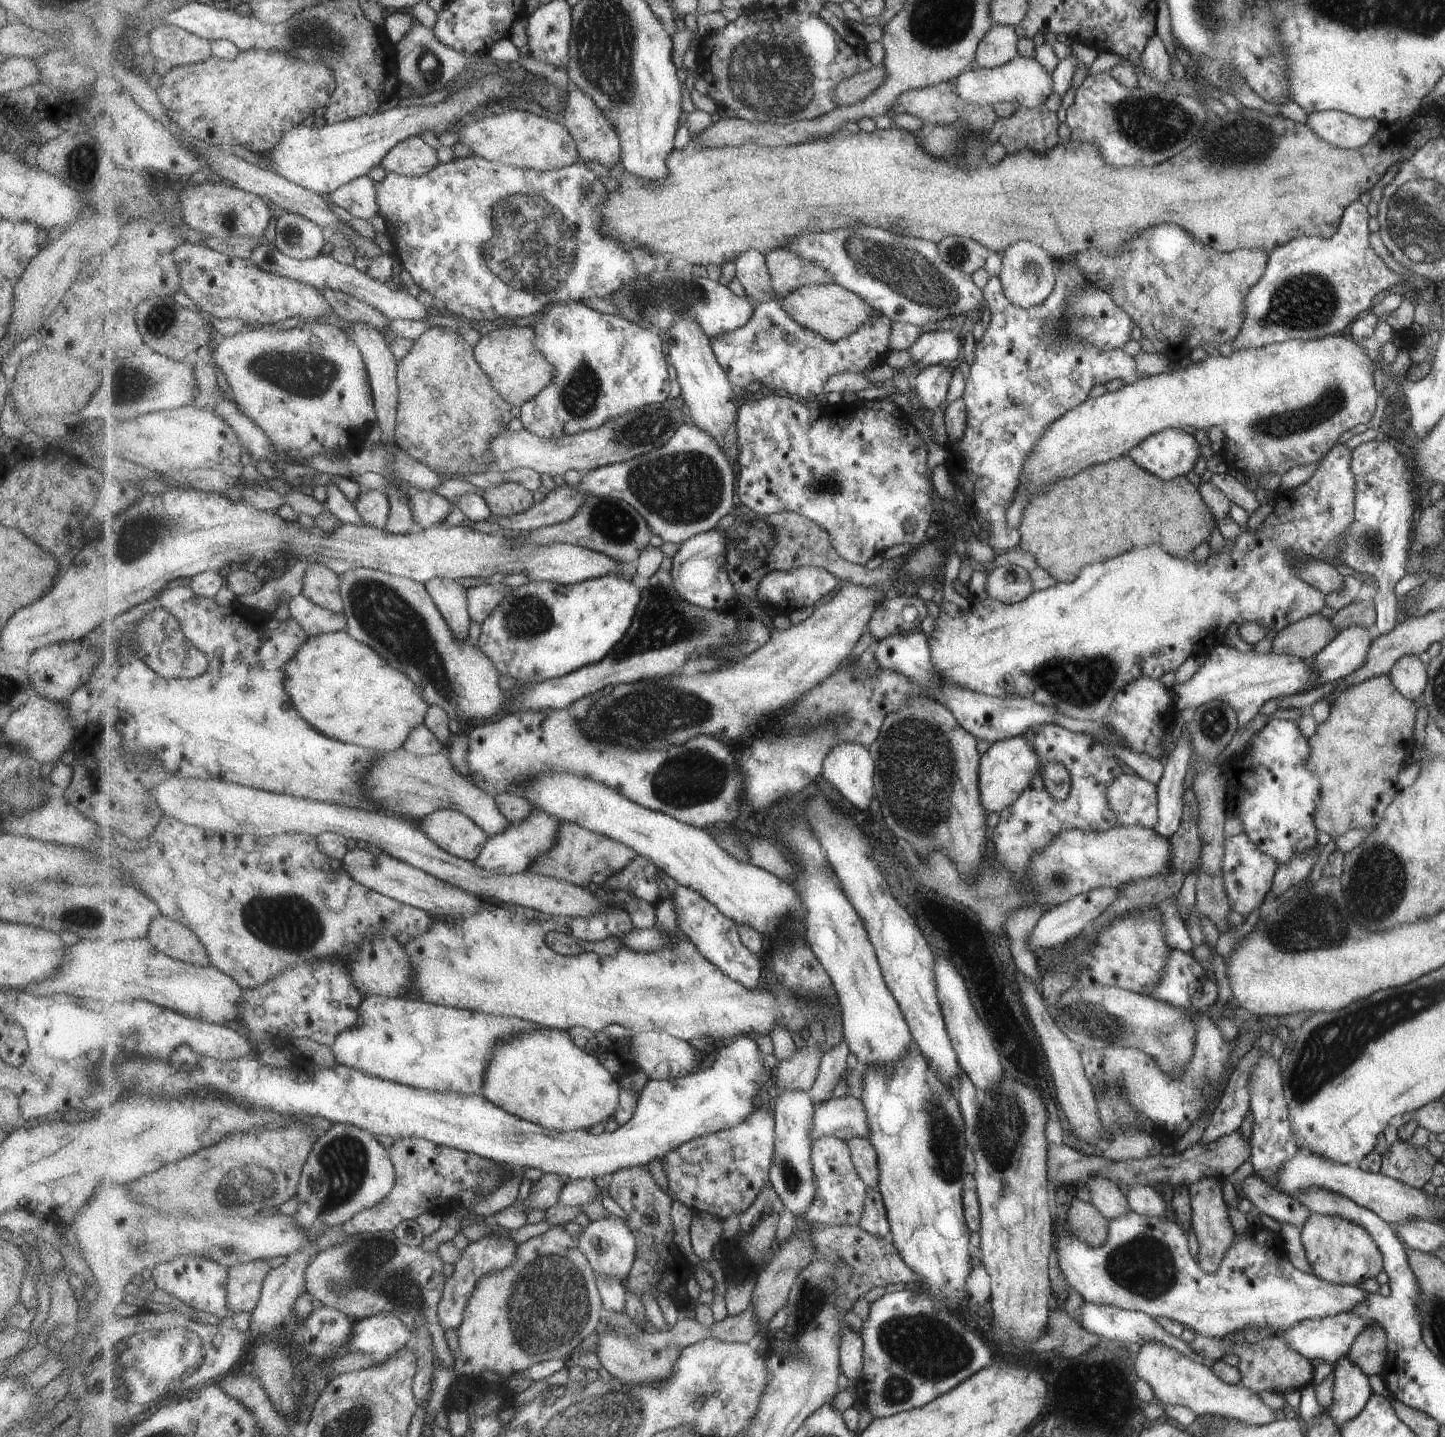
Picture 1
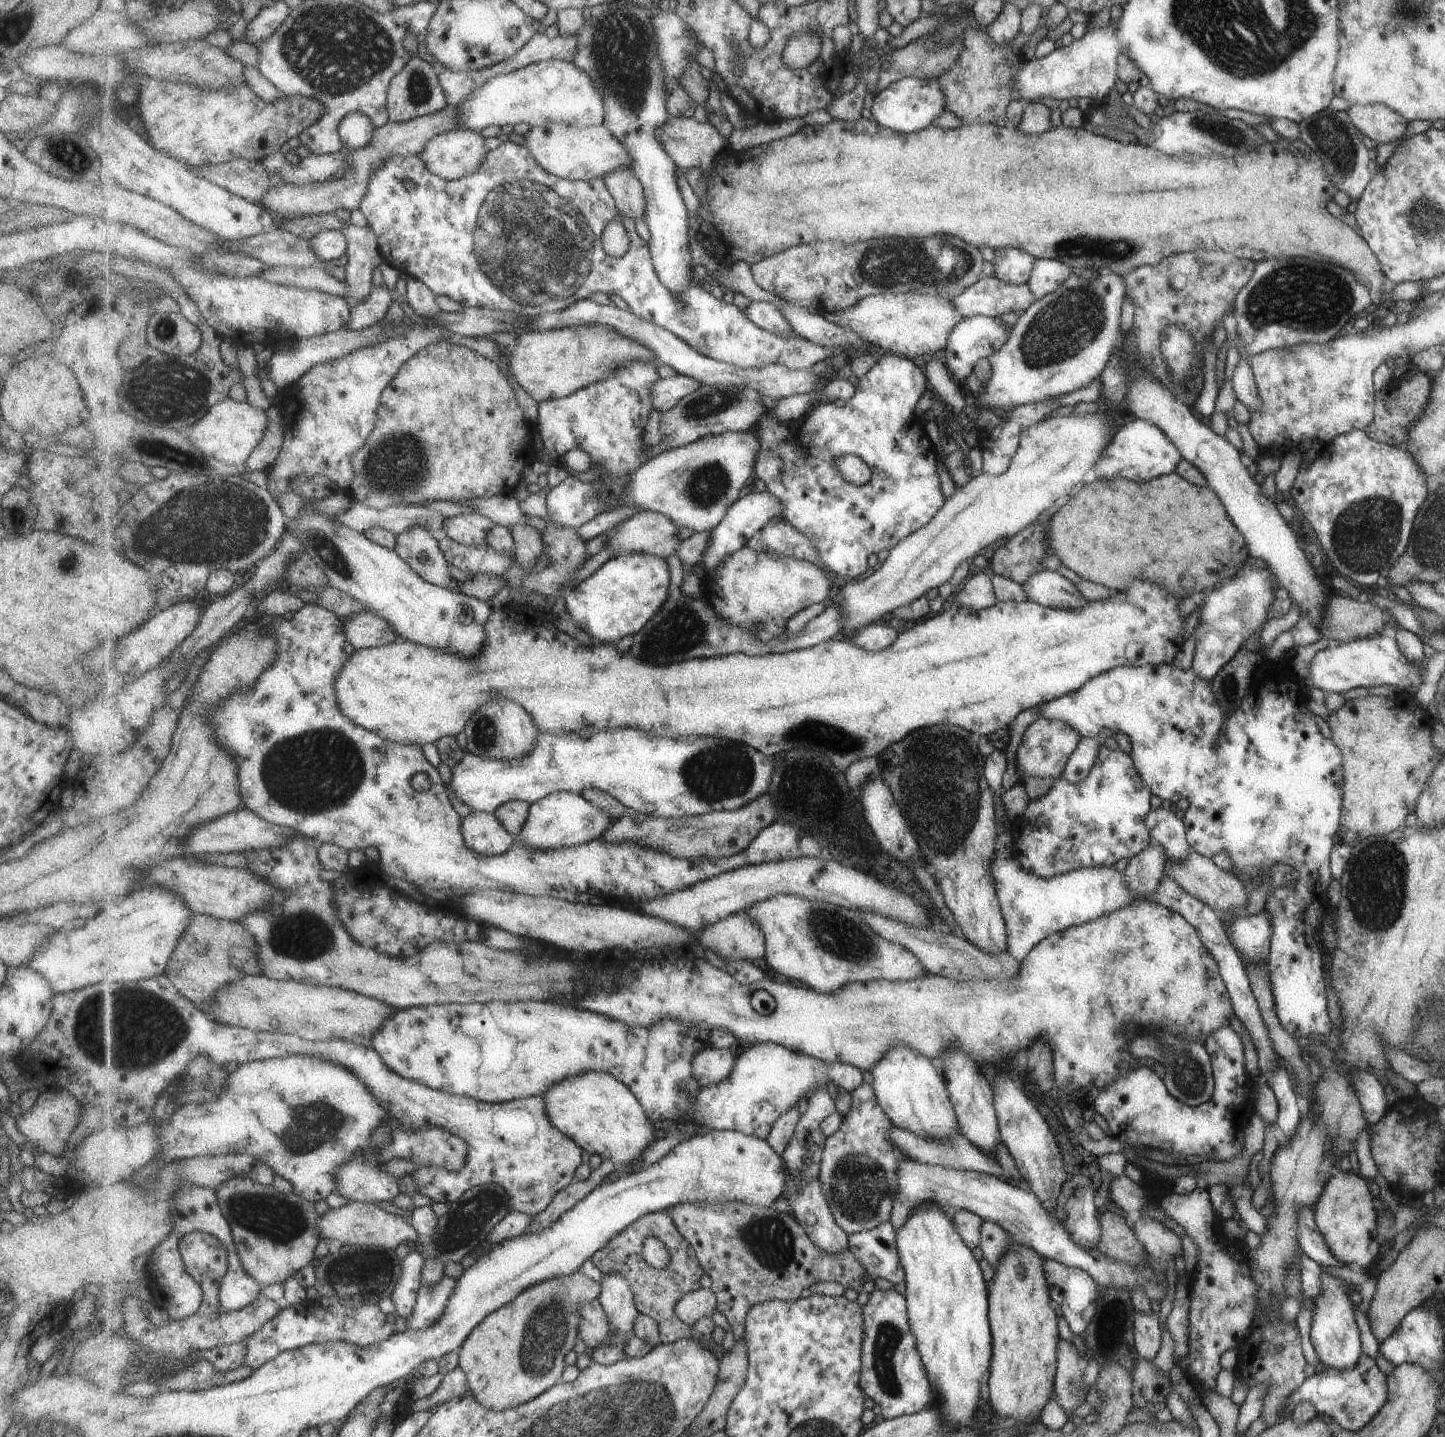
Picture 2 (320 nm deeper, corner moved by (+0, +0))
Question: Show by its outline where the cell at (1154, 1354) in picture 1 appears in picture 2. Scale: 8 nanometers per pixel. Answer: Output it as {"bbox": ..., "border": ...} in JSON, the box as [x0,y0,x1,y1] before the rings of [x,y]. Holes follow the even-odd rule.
{"bbox":[1132,1311,1161,1360],"border":[[[1135,1311],[1132,1316],[1132,1332],[1134,1334],[1134,1350],[1136,1355],[1152,1360],[1157,1354],[1161,1342],[1161,1330],[1155,1313]]]}

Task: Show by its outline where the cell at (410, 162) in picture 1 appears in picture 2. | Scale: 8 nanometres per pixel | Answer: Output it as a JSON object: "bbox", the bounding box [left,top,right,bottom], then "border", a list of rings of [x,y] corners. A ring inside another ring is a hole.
{"bbox":[421,129,489,180],"border":[[[459,129],[435,136],[421,156],[431,172],[447,180],[475,174],[489,151],[482,132]]]}

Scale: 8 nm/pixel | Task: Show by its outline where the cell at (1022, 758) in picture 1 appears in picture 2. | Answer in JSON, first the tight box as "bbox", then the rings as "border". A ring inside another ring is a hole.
{"bbox":[1016,717,1081,782],"border":[[[1037,717],[1021,736],[1016,749],[1016,771],[1018,782],[1025,782],[1029,778],[1051,779],[1062,774],[1062,768],[1066,766],[1074,750],[1081,742],[1081,736],[1073,727],[1061,721],[1047,720]]]}

